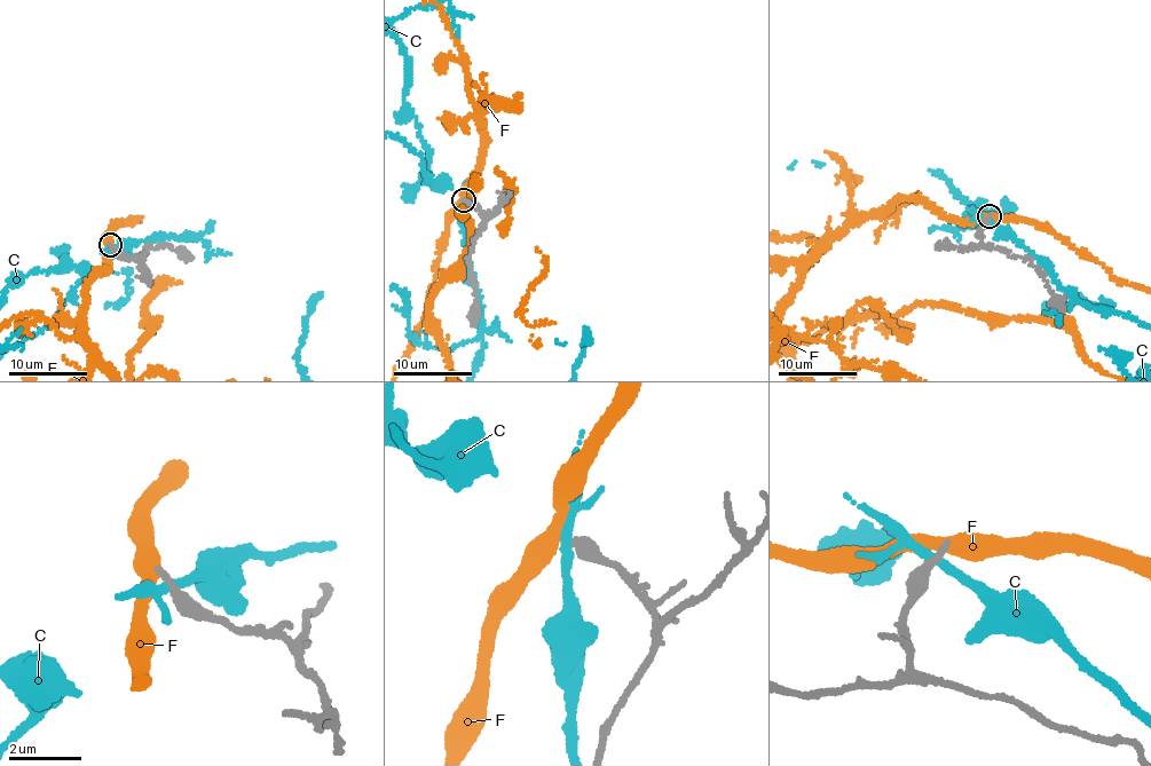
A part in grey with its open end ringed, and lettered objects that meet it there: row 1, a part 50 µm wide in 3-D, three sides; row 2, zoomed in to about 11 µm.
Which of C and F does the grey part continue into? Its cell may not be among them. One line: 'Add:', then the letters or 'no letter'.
Add: no letter

